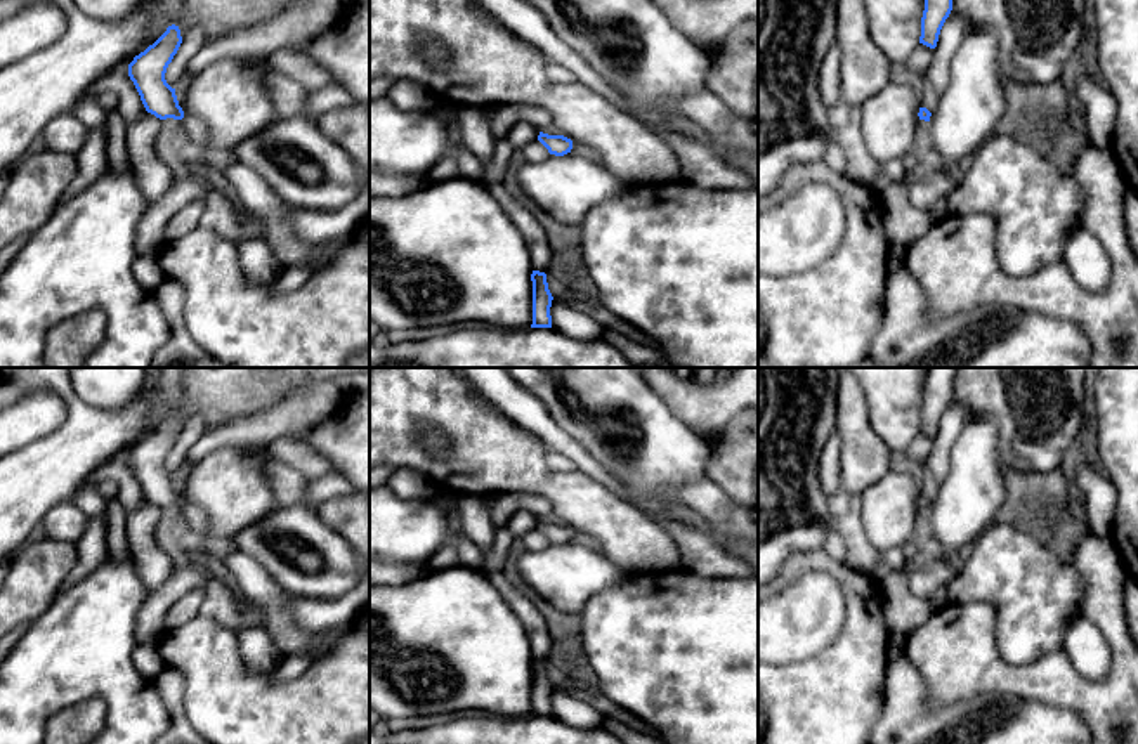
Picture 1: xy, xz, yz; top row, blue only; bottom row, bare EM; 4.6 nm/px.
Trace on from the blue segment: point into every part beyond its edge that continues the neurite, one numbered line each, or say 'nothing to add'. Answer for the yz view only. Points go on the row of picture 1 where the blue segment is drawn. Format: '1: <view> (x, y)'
nothing to add

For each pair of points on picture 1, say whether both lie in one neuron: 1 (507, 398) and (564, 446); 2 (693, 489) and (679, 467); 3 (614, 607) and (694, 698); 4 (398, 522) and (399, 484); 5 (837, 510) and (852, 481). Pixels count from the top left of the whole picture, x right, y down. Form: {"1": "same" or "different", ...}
{"1": "same", "2": "different", "3": "same", "4": "different", "5": "different"}

